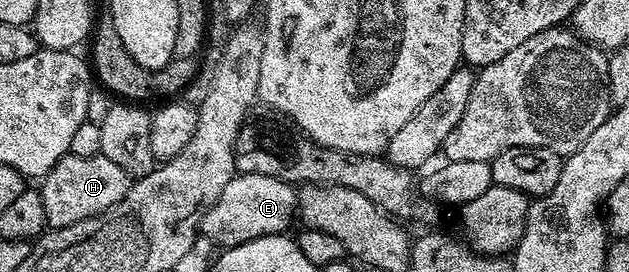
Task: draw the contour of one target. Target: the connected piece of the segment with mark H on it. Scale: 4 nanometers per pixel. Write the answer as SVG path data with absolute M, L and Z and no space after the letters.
M67 153L65 157L58 160L56 167L52 167L52 171L48 171L40 181L40 192L44 199L44 211L46 212L46 224L56 229L63 229L72 223L80 223L84 219L100 215L111 209L116 203L120 203L120 199L124 199L124 195L128 195L131 184L130 174L124 171L124 167L116 167L116 163L112 163L112 159L101 155L81 157L80 155Z

